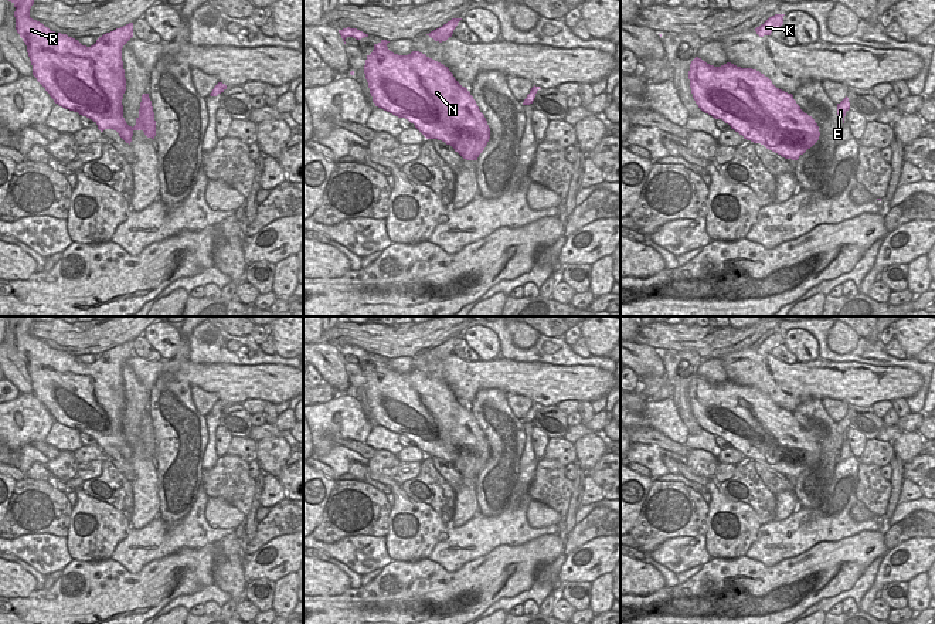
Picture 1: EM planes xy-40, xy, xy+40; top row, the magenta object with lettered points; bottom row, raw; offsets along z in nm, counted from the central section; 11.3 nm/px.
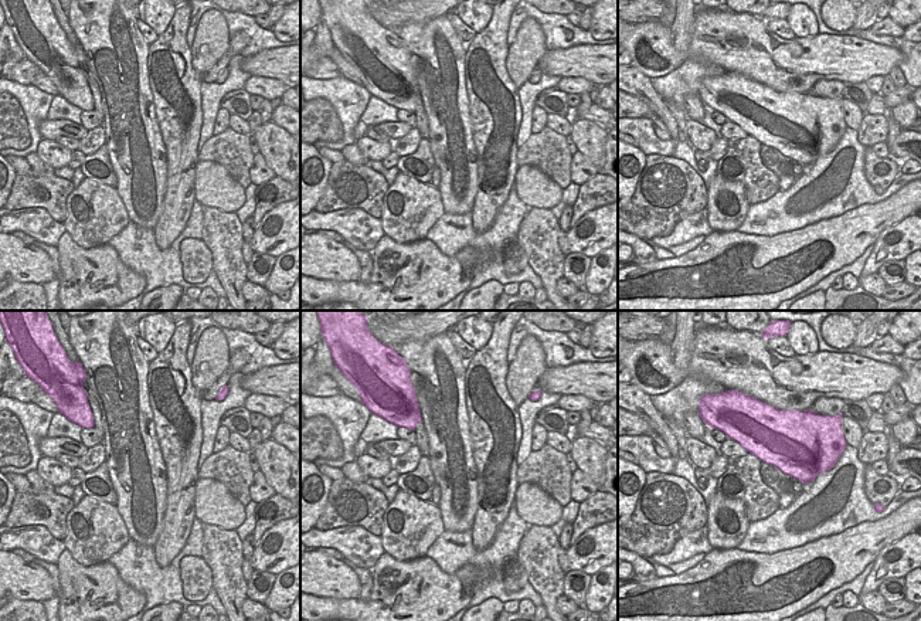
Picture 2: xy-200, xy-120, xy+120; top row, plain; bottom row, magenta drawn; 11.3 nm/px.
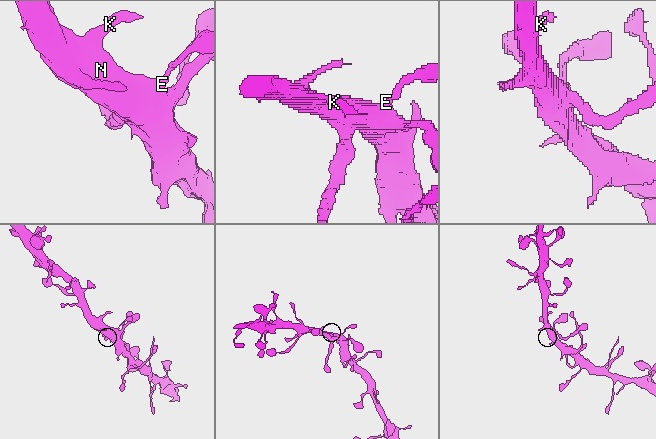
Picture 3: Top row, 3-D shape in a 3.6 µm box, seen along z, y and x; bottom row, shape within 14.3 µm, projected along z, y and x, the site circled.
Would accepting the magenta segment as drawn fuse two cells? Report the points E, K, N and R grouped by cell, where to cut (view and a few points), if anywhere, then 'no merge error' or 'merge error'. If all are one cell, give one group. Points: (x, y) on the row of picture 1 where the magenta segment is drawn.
groups E K N R; cut none; no merge error

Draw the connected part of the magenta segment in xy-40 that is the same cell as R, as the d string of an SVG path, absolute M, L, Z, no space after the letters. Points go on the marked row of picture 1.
M8 0L14 4L16 30L27 45L33 75L60 106L92 119L101 132L113 129L130 145L135 130L143 130L147 138L156 136L156 121L149 94L142 95L139 116L132 128L123 118L123 94L126 78L122 48L133 37L133 23L103 34L91 47L82 45L67 34L51 31L42 23L30 17L34 0Z

